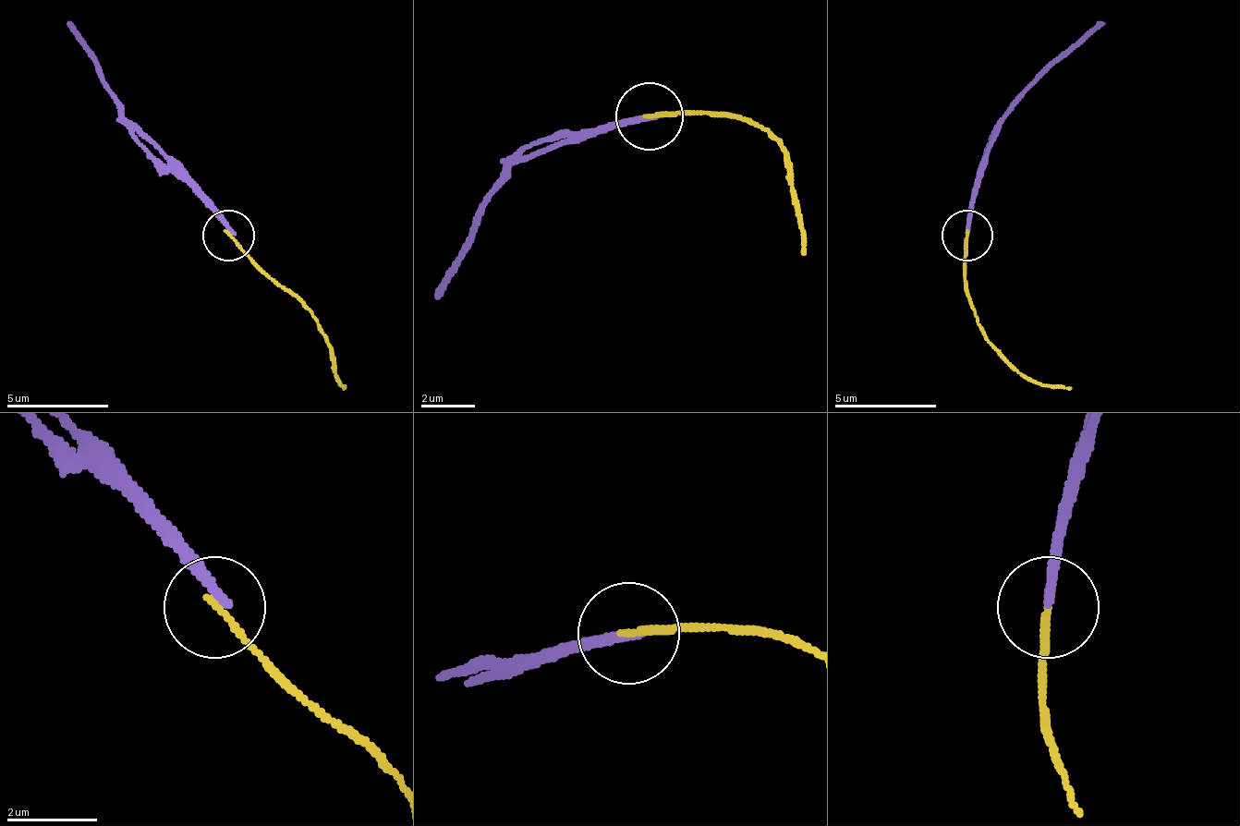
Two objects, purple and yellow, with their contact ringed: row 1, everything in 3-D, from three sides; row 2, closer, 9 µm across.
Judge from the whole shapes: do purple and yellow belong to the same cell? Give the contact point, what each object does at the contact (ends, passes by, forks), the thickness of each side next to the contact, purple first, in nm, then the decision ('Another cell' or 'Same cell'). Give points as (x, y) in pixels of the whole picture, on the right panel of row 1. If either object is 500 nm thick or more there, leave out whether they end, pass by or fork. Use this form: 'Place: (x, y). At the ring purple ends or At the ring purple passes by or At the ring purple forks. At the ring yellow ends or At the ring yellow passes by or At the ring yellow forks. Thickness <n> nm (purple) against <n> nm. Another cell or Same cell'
Place: (966, 235). At the ring purple ends. At the ring yellow ends. Thickness 240 nm (purple) against 150 nm. Another cell

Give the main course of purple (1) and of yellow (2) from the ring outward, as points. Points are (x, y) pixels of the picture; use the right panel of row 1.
1: (968, 234), (968, 203), (993, 132), (1035, 86), (1106, 25)
2: (968, 234), (968, 305), (1009, 361), (1045, 386), (1070, 392)

